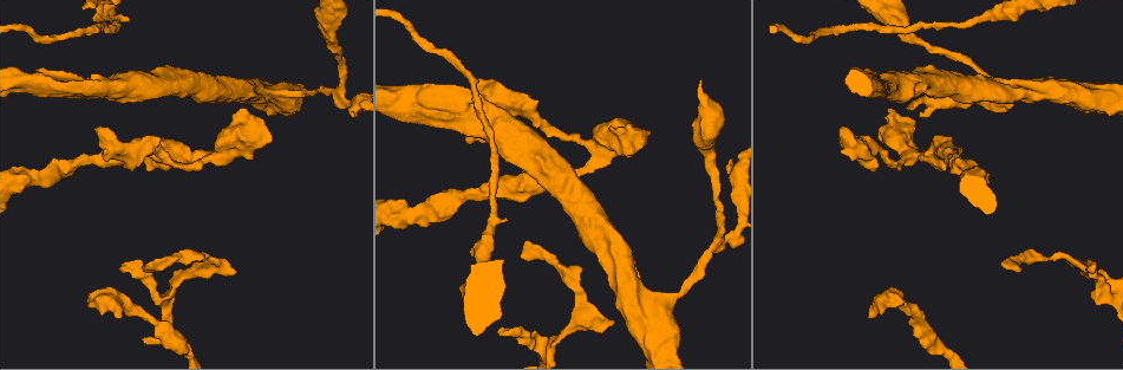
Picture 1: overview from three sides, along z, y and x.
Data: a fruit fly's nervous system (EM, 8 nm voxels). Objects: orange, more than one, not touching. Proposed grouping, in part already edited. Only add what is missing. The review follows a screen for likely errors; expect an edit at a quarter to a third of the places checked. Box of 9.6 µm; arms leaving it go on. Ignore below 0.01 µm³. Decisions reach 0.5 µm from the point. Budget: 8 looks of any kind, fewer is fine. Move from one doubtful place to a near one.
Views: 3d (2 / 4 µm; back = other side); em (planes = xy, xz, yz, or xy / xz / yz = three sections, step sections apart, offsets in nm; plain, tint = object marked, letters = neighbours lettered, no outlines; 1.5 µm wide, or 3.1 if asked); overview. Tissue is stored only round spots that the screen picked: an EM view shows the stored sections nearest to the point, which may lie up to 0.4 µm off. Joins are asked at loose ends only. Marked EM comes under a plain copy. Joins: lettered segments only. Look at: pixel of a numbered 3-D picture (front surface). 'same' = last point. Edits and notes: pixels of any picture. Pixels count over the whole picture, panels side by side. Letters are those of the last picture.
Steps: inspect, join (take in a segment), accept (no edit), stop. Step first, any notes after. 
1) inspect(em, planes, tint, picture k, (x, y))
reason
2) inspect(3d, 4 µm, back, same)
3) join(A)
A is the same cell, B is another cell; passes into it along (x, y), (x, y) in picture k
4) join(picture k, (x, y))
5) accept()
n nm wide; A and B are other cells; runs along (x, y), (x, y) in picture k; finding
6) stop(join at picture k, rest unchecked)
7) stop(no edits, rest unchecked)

inspect(3d, 2 µm, back, picture 1, (88, 302))
free end

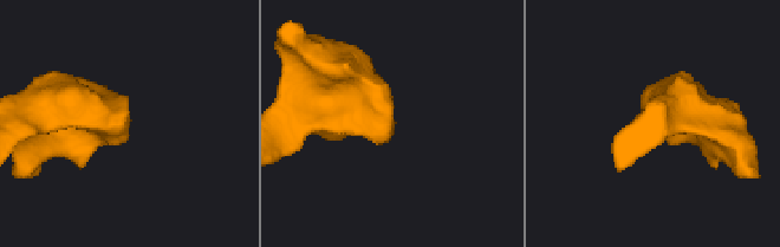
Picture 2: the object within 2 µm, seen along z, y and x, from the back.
inspect(em, xz, step 8, tint, picture 2, (119, 128))
now the EM

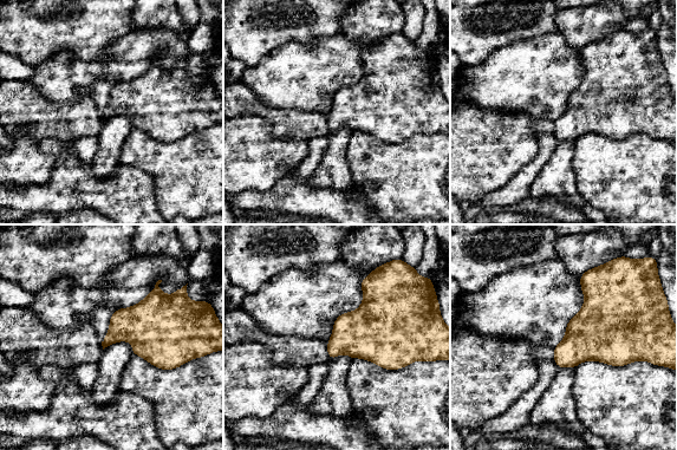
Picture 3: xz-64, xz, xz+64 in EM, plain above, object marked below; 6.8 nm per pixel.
inspect(em, planes, letters, same)

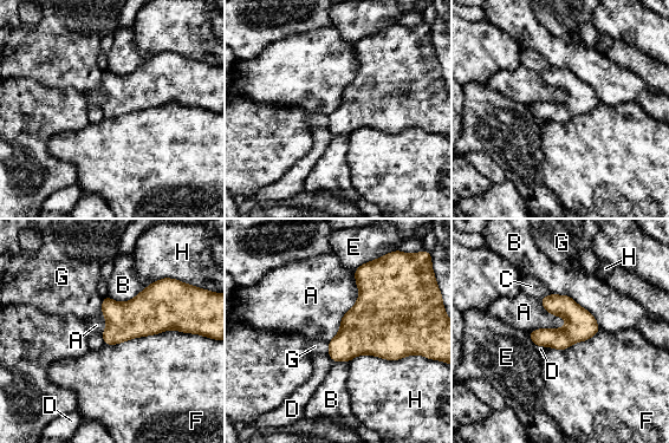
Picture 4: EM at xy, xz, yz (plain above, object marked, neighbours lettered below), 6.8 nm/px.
accept()
A, B, C, D, E, F, G and H are other cells; border along (355, 272), (358, 298), (327, 341) in picture 4; no lettered segment goes on from it

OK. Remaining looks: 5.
inspect(3d, 2 µm, picture 1, (732, 160))
thick end

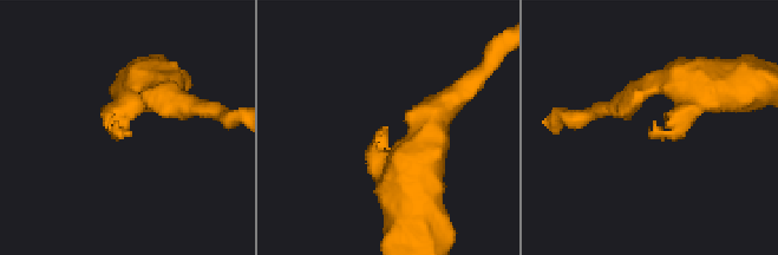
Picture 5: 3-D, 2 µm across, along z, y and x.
inspect(em, planes, letters, picture 5, (650, 133))
need the tissue

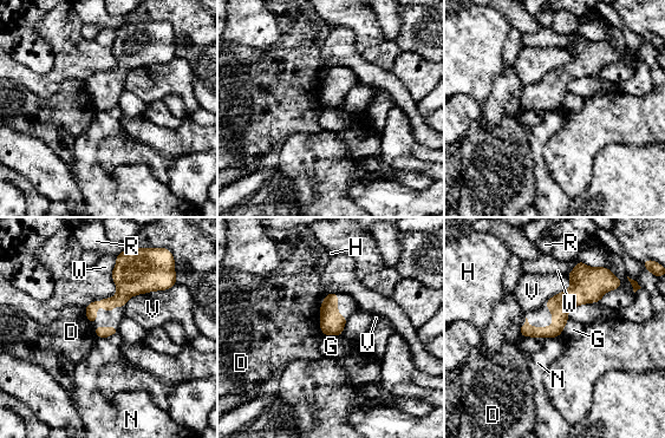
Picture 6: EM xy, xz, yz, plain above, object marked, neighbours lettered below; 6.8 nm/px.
accept()
D, G, H, N, R, V and W are other cells; border along (321, 305), (320, 322), (318, 325) in picture 6; none of them fits

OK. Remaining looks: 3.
inspect(em, planes, letters, picture 1, (505, 220))
an open end

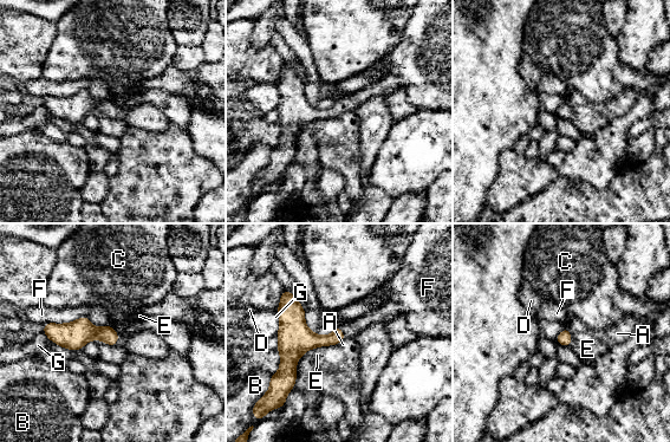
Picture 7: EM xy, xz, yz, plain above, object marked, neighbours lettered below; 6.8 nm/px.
accept()
A, B, C, D, E, F and G are other cells; runs along (286, 294), (290, 359), (285, 382) in picture 7; none of them fits

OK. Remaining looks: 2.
stop(no edits, rest unchecked)

